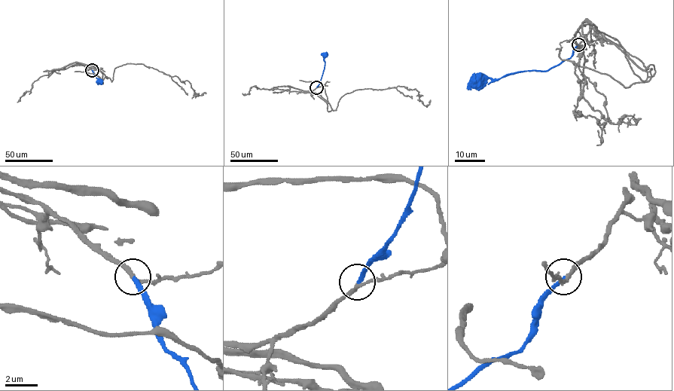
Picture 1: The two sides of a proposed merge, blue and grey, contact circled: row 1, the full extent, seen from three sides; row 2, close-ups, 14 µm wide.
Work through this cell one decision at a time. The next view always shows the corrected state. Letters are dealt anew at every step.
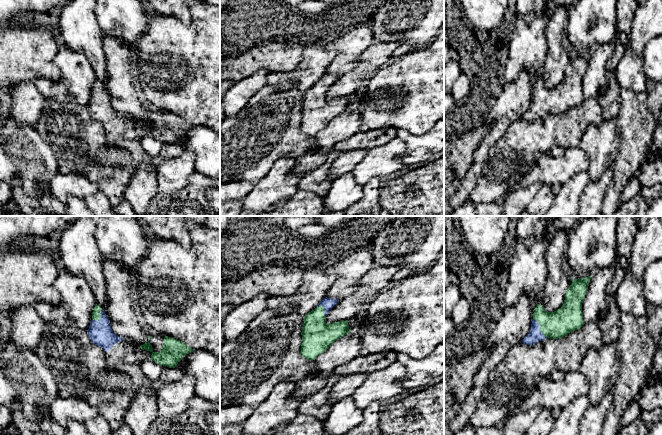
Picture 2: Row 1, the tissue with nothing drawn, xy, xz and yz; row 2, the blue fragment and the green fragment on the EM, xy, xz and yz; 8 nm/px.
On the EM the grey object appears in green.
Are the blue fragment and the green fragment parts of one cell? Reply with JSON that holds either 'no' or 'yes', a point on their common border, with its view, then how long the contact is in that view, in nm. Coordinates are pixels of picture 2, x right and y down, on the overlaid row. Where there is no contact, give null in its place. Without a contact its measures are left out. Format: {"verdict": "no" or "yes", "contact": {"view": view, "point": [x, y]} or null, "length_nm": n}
{"verdict": "yes", "contact": {"view": "yz", "point": [539, 328]}, "length_nm": 200}

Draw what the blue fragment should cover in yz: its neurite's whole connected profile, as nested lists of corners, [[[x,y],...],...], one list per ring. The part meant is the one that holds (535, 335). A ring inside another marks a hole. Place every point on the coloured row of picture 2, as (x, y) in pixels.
[[[591,276],[583,279],[573,279],[566,291],[562,307],[554,312],[546,312],[543,305],[536,305],[530,332],[524,337],[522,343],[534,345],[546,338],[562,338],[570,332],[580,329],[585,324],[582,303],[590,279]]]

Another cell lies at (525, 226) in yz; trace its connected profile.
[[[521,216],[516,225],[517,241],[535,236],[534,225],[549,216]]]

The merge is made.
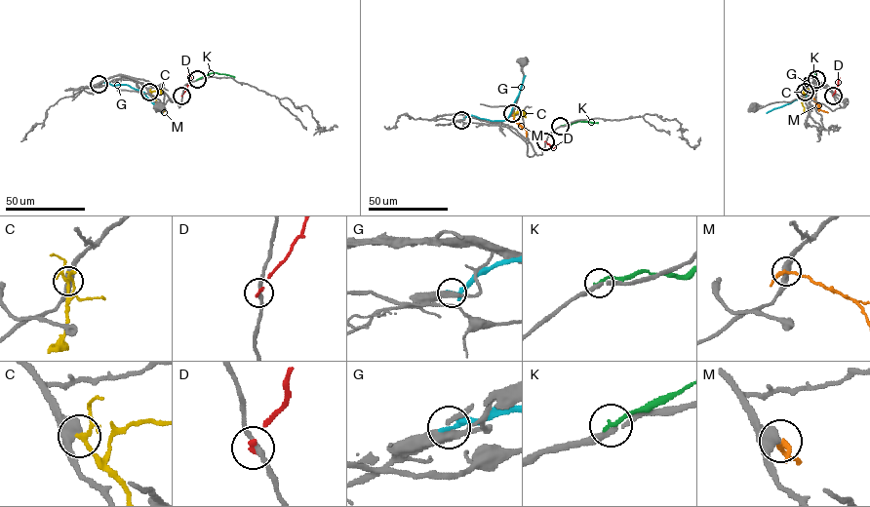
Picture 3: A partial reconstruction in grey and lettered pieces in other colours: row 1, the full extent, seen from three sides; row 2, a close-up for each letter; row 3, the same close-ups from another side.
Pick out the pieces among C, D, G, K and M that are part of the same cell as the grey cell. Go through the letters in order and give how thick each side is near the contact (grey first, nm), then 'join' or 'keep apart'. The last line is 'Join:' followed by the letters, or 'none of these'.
C: calibres 440 and 150 nm; join
D: calibres 240 and 200 nm; keep apart
G: calibres 400 and 320 nm; keep apart
K: calibres 240 and 200 nm; keep apart
M: calibres 400 and 160 nm; keep apart
Join: C

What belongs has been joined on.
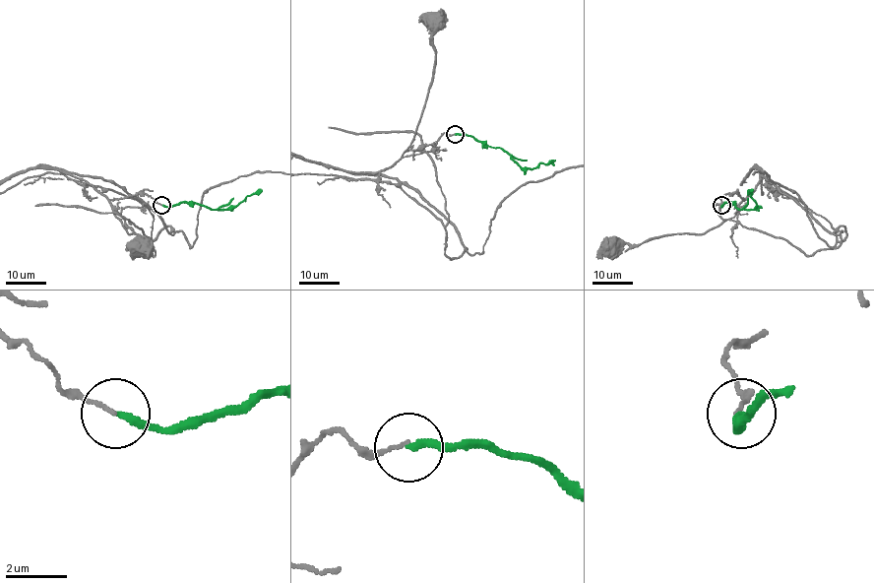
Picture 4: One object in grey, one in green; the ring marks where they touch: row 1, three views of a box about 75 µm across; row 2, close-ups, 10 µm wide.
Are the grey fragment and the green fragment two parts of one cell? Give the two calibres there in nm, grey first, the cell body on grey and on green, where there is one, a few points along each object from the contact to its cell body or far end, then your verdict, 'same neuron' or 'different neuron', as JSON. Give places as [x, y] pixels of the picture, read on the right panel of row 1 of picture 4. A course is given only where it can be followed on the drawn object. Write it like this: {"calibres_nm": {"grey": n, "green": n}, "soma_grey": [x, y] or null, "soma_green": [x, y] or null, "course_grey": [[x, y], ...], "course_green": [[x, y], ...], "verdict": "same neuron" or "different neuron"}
{"calibres_nm": {"grey": 100, "green": 240}, "soma_grey": [608, 246], "soma_green": null, "course_grey": [[721, 205], [719, 197], [728, 193], [742, 201], [732, 217], [702, 233], [608, 245]], "course_green": [[721, 205], [726, 202], [738, 209], [754, 209], [756, 203], [747, 190]], "verdict": "different neuron"}

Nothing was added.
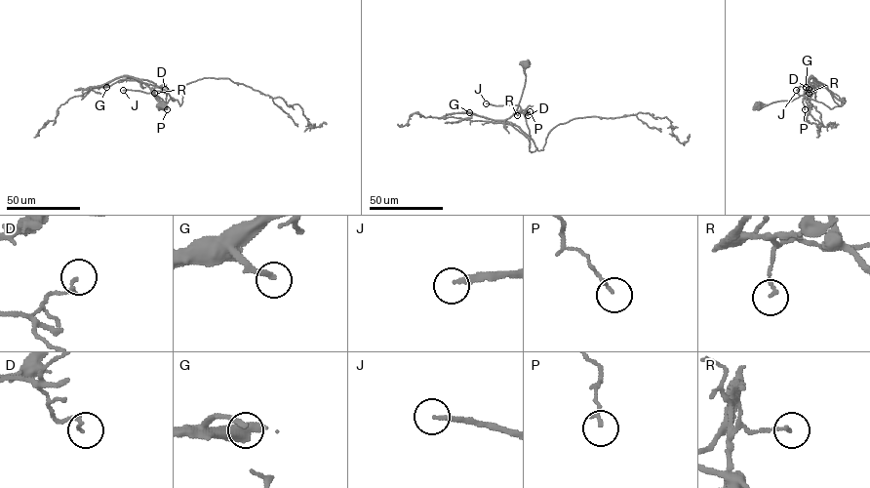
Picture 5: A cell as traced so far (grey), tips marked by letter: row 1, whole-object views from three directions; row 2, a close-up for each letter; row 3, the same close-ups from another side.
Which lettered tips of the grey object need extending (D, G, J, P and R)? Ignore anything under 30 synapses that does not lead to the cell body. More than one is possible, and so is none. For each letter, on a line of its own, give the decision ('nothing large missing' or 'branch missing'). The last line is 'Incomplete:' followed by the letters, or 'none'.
D: nothing large missing
G: branch missing
J: branch missing
P: nothing large missing
R: nothing large missing
Incomplete: G, J

